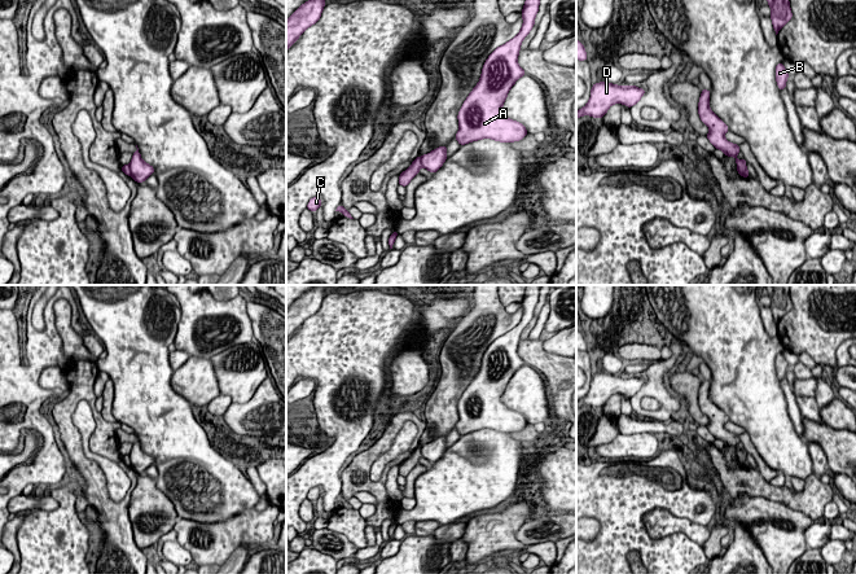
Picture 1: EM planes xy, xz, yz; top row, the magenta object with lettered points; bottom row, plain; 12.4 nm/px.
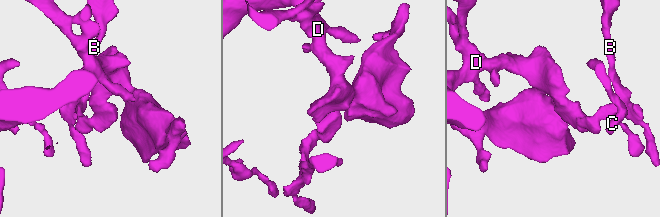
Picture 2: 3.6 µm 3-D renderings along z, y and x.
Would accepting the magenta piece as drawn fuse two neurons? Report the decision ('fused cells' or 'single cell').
fused cells

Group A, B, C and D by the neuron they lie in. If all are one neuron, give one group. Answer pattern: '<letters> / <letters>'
A C D / B

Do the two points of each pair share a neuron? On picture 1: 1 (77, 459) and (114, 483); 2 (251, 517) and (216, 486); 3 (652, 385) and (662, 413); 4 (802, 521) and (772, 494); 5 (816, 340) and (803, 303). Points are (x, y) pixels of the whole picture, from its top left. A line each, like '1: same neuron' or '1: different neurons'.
1: different neurons
2: different neurons
3: same neuron
4: different neurons
5: same neuron

